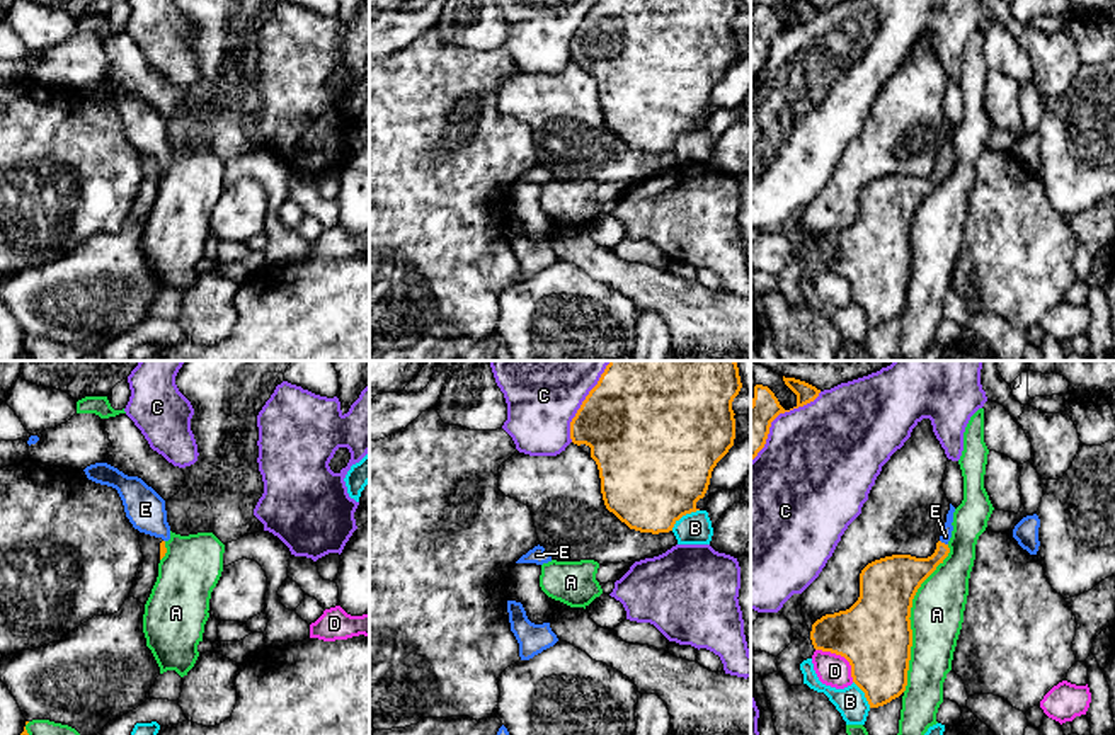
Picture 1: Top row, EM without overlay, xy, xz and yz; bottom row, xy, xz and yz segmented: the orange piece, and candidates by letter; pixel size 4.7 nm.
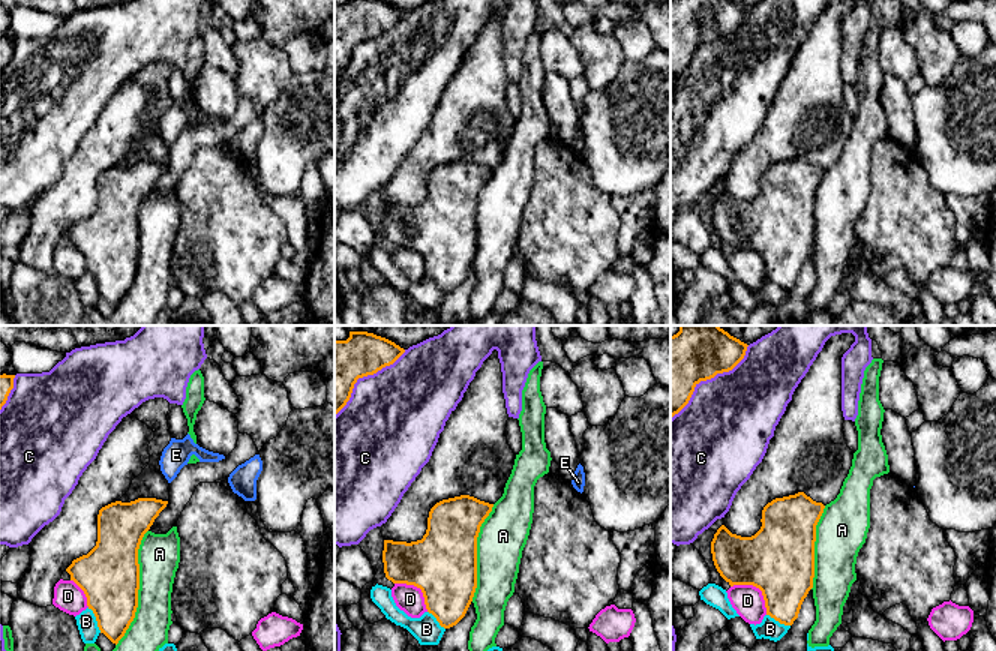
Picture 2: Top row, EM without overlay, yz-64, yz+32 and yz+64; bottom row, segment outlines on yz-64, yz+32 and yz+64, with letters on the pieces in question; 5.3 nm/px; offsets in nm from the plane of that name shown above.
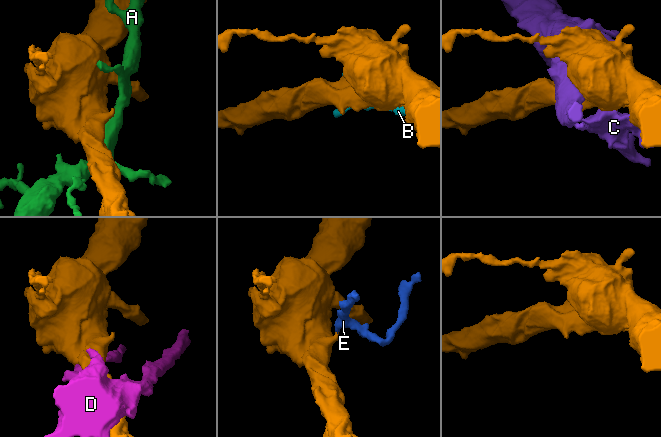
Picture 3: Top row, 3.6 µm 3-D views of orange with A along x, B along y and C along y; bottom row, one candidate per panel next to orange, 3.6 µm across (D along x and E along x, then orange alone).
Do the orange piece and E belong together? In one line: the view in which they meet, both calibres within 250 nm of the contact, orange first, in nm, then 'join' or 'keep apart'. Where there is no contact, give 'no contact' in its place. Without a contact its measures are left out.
meets orange in yz; 190 nm thick on the orange side, 50 nm on the other; join

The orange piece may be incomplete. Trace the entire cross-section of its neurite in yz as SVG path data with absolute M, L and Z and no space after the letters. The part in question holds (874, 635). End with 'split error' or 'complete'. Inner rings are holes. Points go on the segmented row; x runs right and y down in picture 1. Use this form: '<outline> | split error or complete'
M950 504L931 556L892 555L868 563L860 573L858 601L812 624L814 648L849 662L853 682L865 692L870 708L883 706L906 691L912 599L950 553L953 512Z | split error

